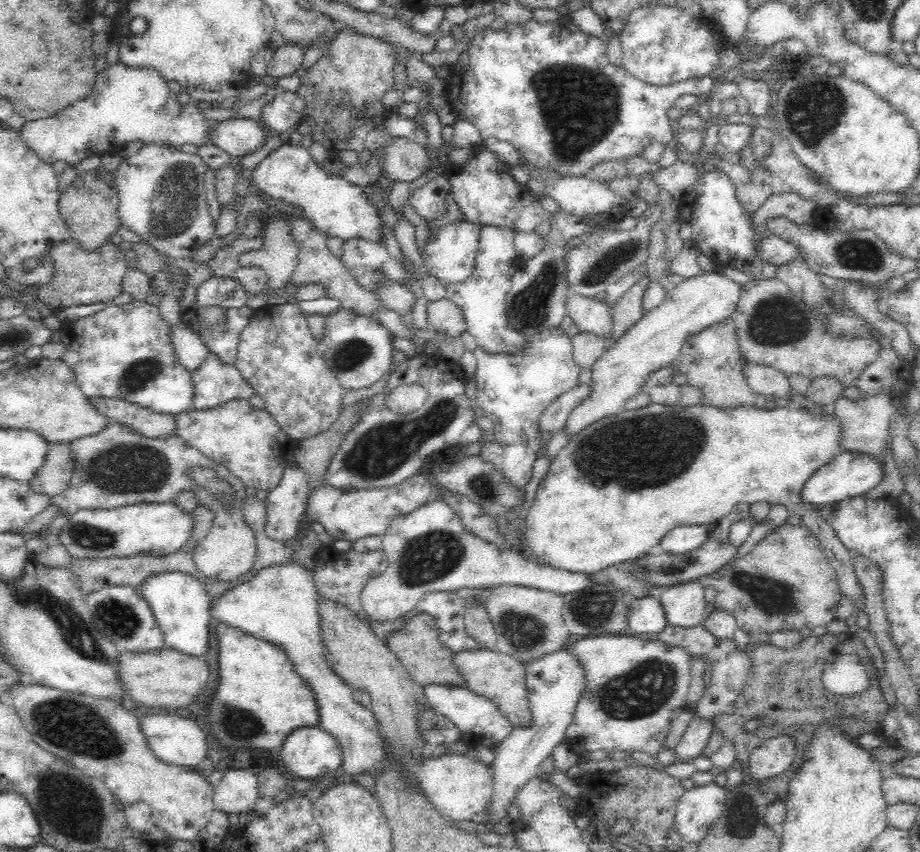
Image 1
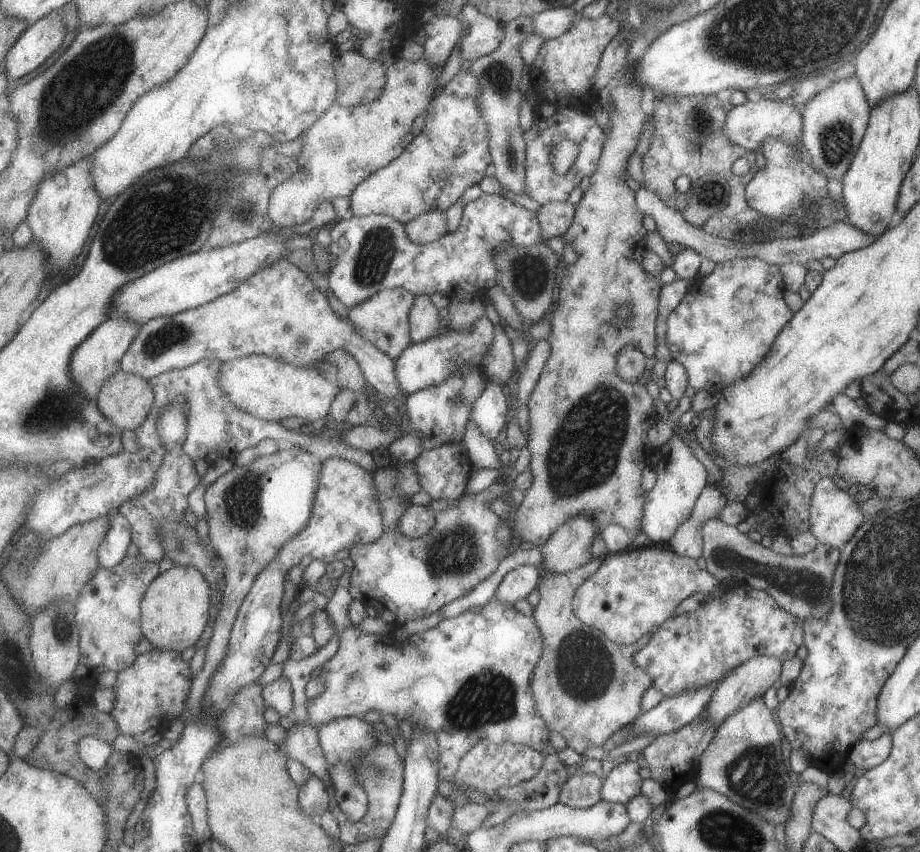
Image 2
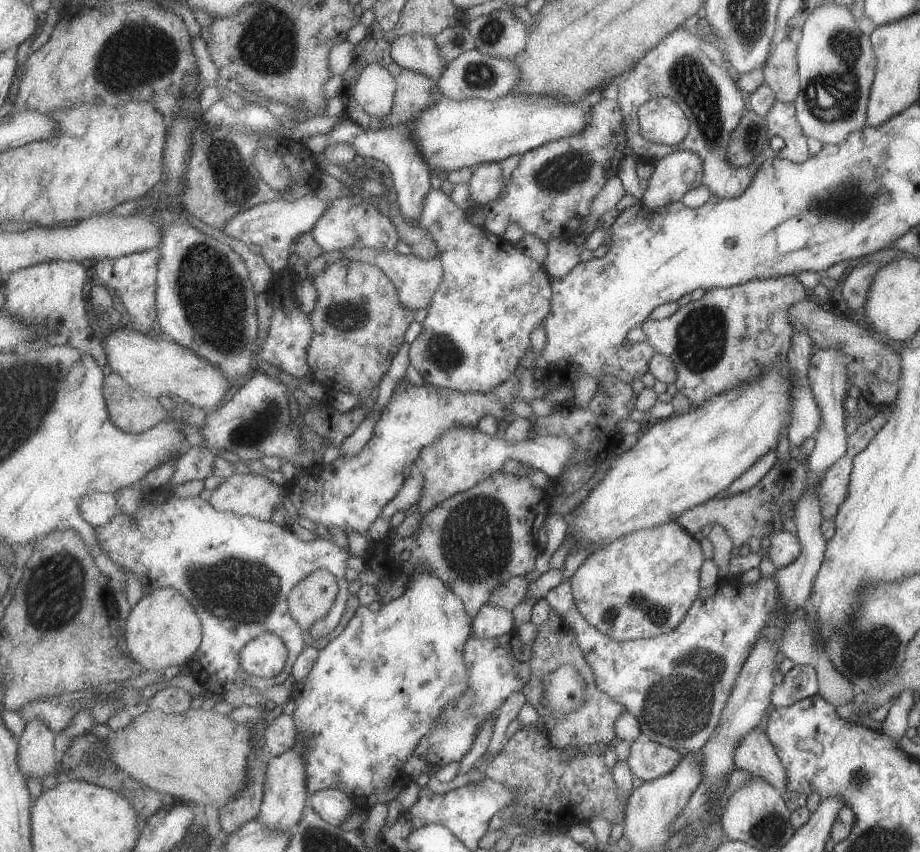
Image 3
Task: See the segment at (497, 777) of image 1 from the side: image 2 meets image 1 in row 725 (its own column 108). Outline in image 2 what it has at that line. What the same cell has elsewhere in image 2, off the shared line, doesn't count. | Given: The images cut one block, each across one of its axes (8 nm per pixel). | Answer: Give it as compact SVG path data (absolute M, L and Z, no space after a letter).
M121 512L112 516L111 531L101 544L98 560L102 569L115 569L127 557L132 543L132 525Z

